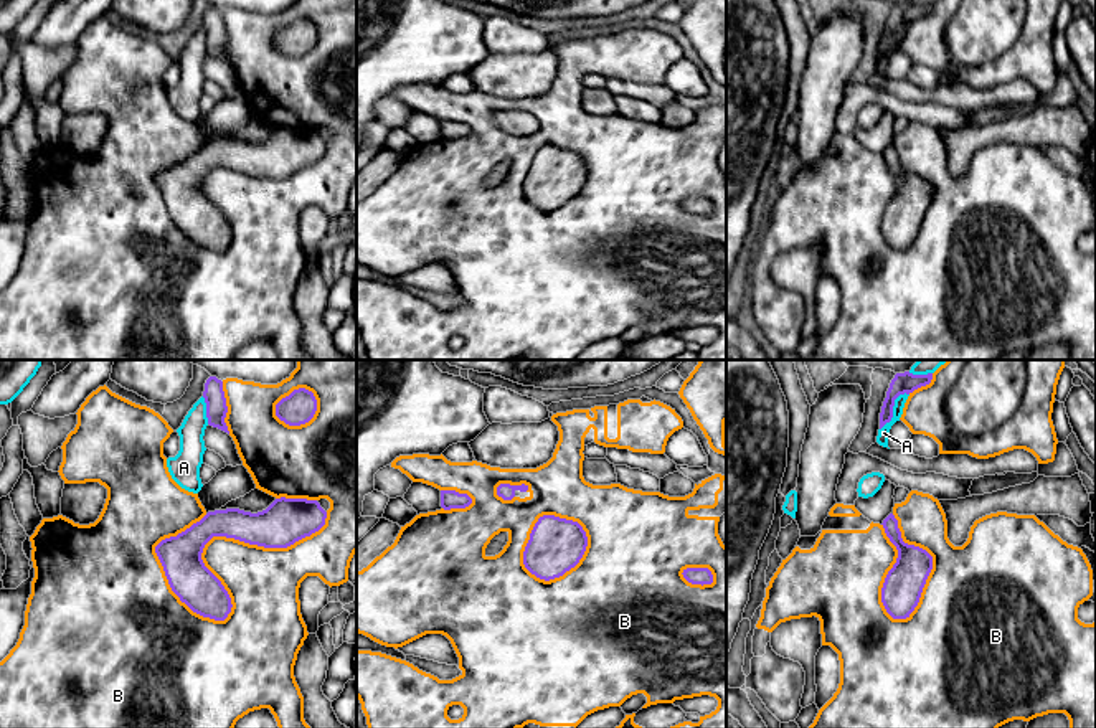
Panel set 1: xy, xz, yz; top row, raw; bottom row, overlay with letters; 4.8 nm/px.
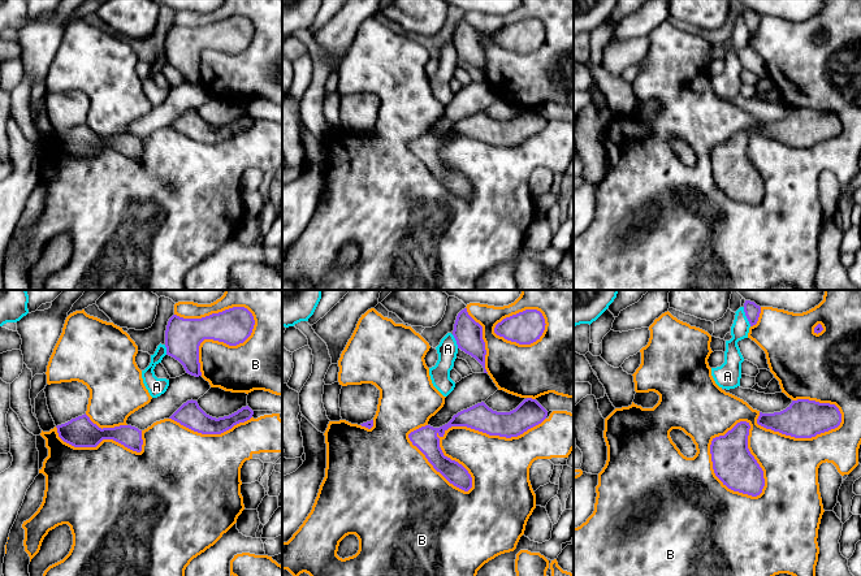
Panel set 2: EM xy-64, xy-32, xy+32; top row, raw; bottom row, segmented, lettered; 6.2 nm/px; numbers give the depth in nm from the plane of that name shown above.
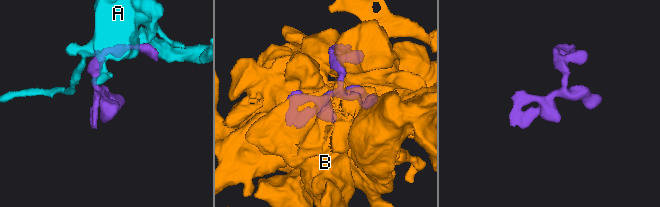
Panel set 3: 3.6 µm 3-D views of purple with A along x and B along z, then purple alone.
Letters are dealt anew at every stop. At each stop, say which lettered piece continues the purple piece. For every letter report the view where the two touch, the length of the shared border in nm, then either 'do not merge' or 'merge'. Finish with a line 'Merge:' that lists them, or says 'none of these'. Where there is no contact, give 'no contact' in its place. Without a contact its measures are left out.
A: yz | 240 nm | do not merge
B: xy | 850 nm | do not merge
Merge: none of these

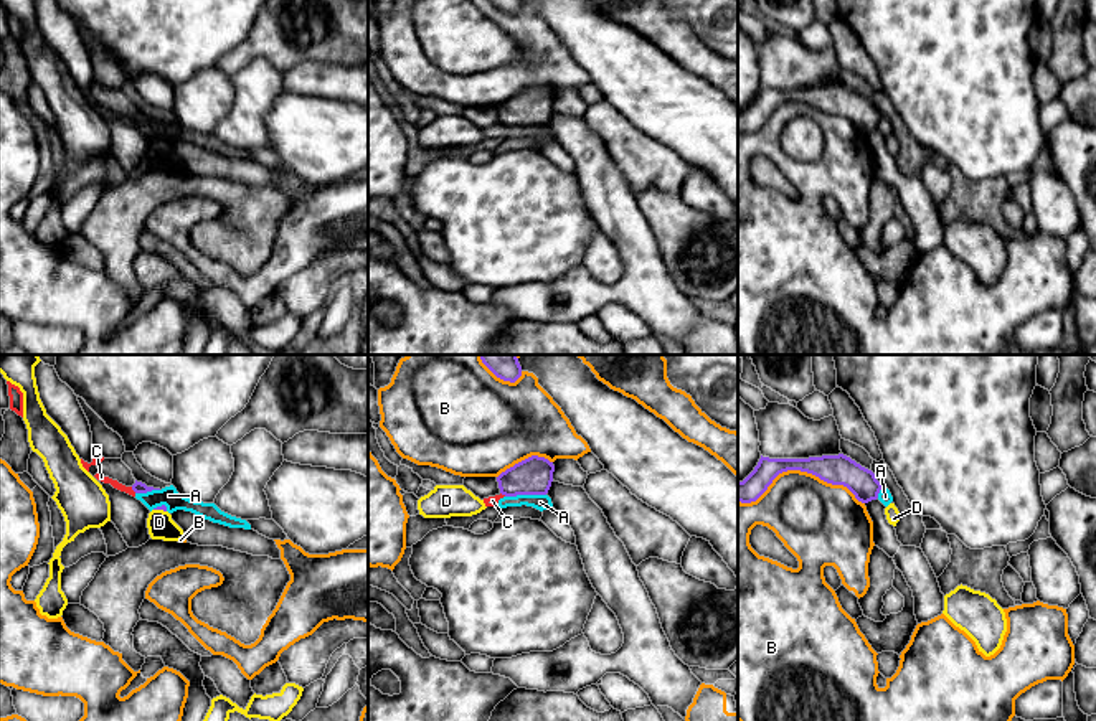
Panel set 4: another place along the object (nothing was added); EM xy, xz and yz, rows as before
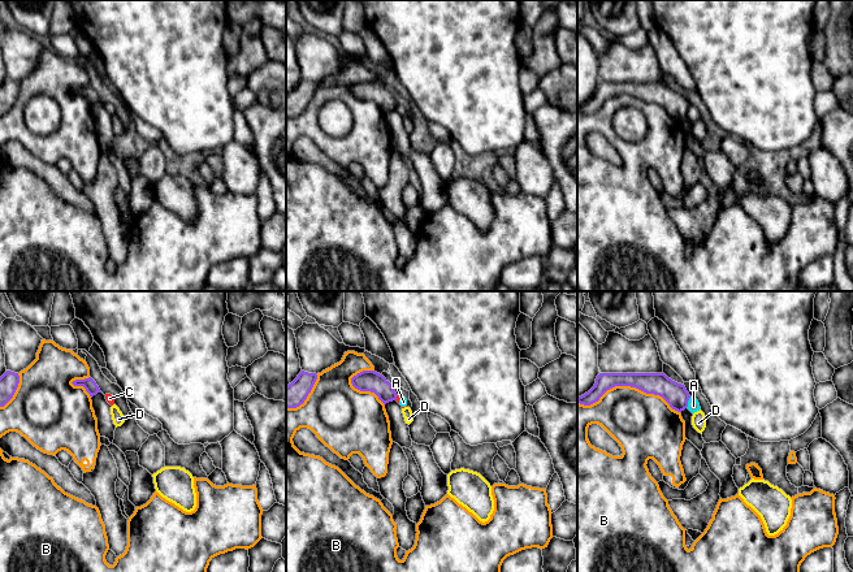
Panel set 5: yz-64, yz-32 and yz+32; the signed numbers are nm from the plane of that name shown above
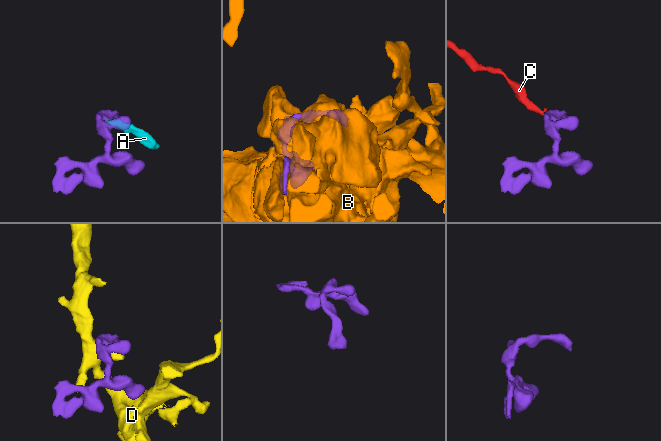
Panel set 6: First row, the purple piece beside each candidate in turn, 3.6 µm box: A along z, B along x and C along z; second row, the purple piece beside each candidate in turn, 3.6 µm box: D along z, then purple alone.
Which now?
A: xz | 200 nm | do not merge
B: yz | 600 nm | do not merge
C: xy | 40 nm | do not merge
D: xy | 70 nm | do not merge
Merge: none of these

